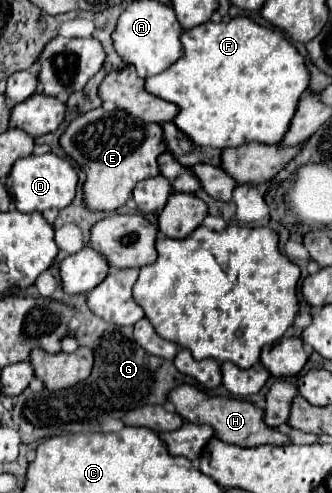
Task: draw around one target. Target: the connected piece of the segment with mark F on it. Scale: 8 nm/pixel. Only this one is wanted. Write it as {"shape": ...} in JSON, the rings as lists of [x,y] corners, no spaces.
{"shape":[[[236,16],[228,22],[204,22],[202,26],[182,32],[182,46],[184,56],[178,62],[146,80],[146,90],[150,94],[174,102],[180,108],[174,122],[182,132],[186,132],[198,146],[214,148],[236,148],[250,140],[262,140],[264,144],[282,140],[290,128],[298,100],[308,88],[310,72],[300,52],[278,28],[260,26],[246,16]]]}

